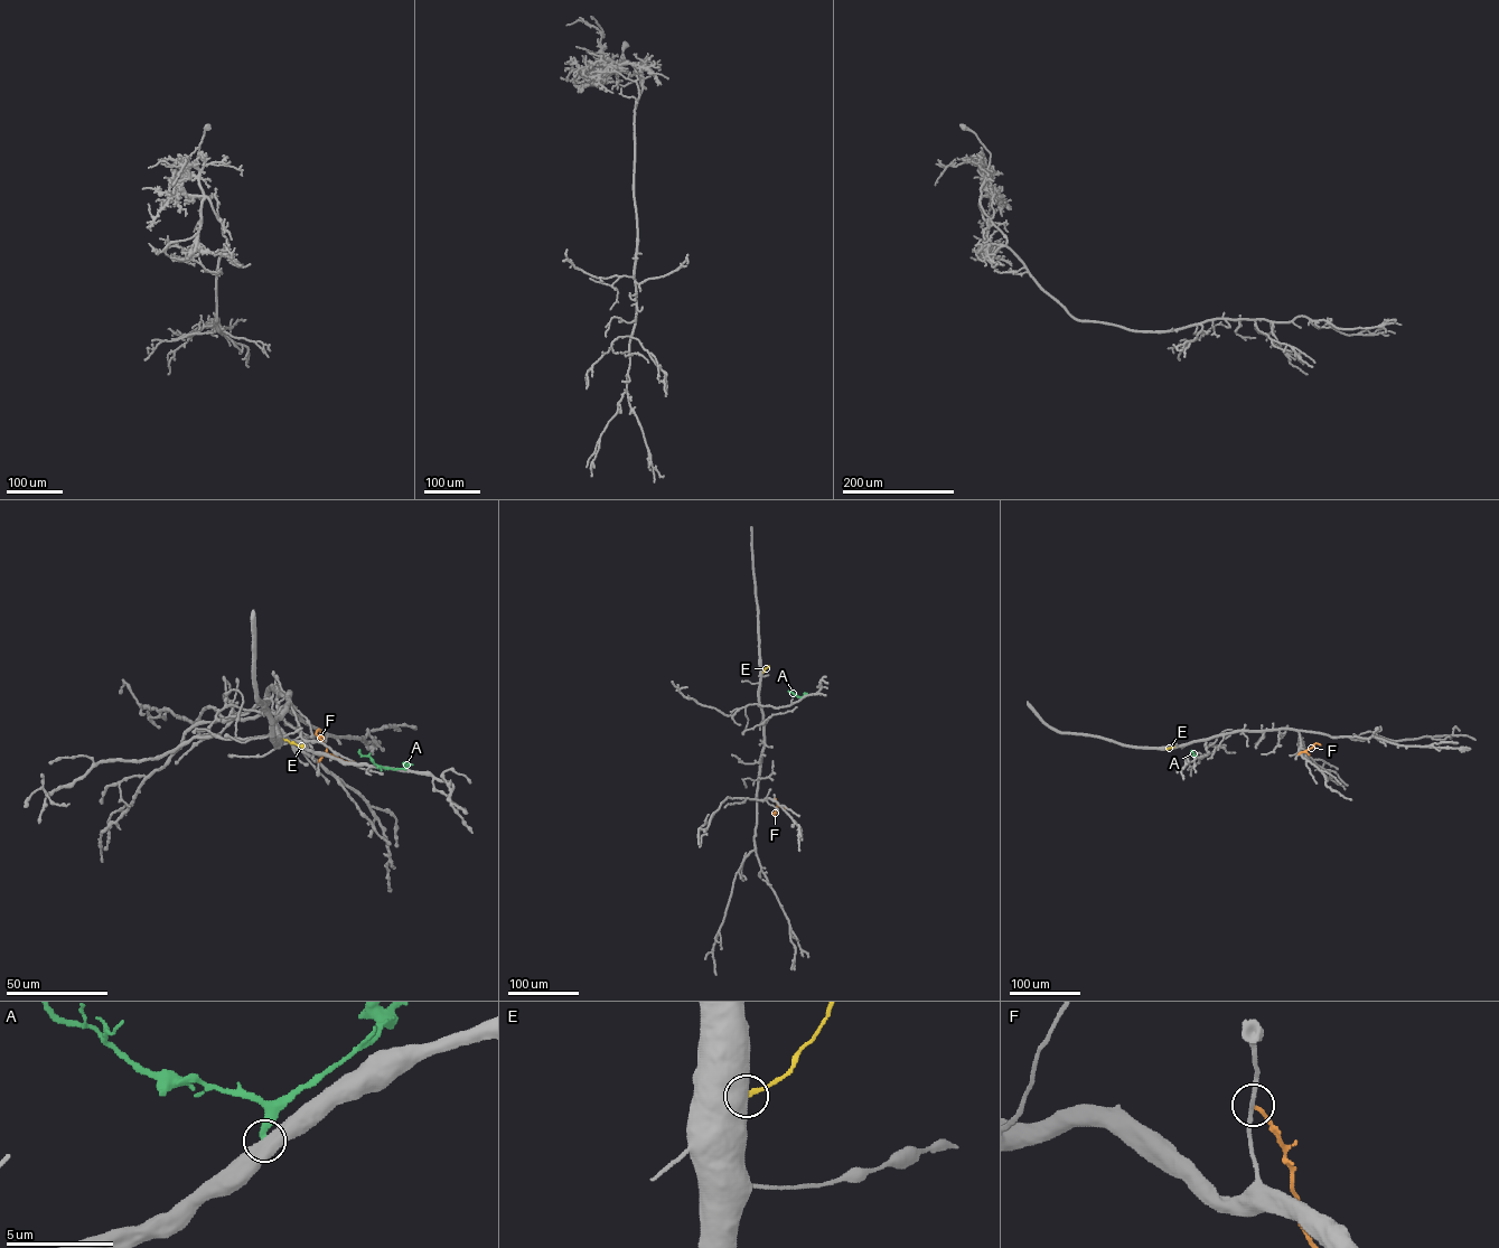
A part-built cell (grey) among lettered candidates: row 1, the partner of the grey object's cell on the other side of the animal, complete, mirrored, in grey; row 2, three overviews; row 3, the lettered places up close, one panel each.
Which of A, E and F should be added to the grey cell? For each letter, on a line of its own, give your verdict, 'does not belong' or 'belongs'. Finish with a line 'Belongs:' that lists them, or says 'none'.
A: does not belong
E: does not belong
F: does not belong
Belongs: none

